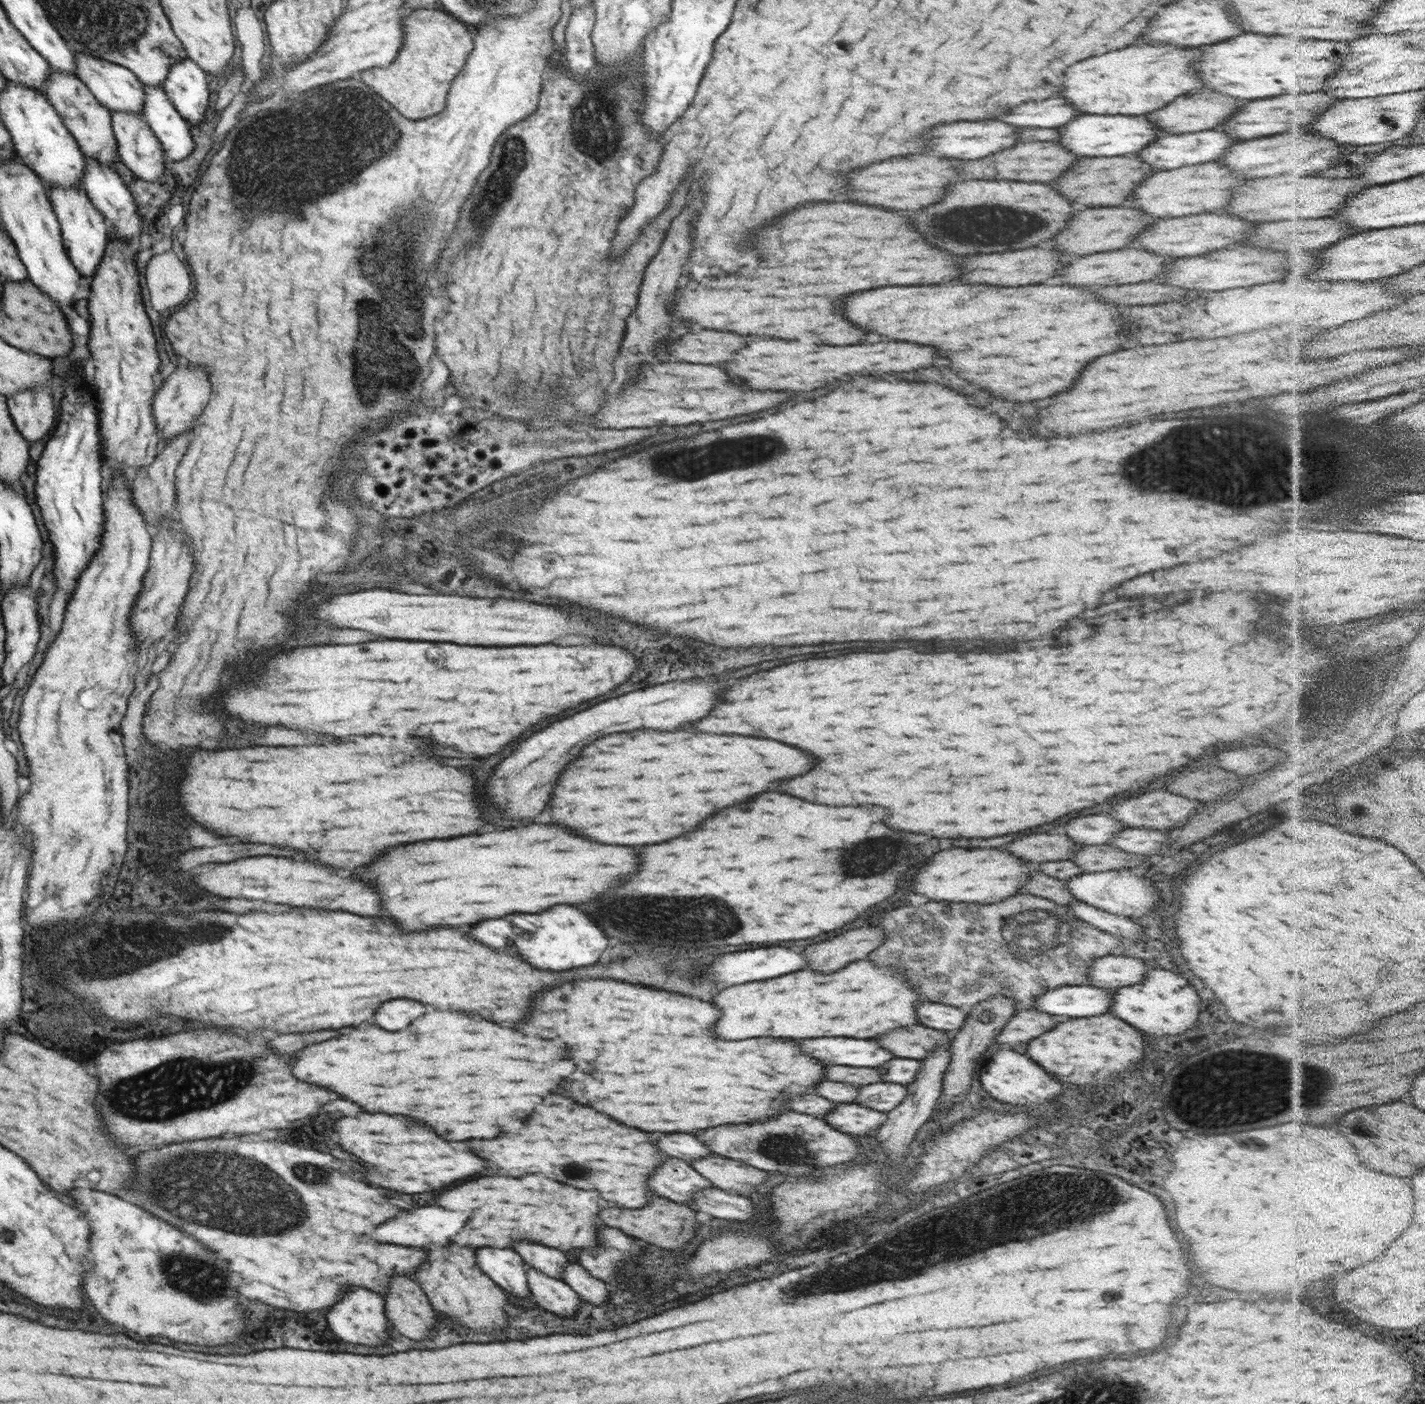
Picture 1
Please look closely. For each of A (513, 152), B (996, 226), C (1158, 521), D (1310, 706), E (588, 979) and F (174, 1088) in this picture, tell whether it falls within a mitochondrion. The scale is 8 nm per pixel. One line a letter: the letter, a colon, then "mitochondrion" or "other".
A: mitochondrion
B: mitochondrion
C: other
D: other
E: other
F: mitochondrion

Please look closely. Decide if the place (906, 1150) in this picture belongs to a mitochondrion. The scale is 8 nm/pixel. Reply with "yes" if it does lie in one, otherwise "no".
no

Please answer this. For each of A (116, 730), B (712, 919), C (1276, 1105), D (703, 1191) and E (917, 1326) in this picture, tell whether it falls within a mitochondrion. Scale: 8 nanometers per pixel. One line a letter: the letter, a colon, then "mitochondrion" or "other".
A: other
B: mitochondrion
C: mitochondrion
D: other
E: other

